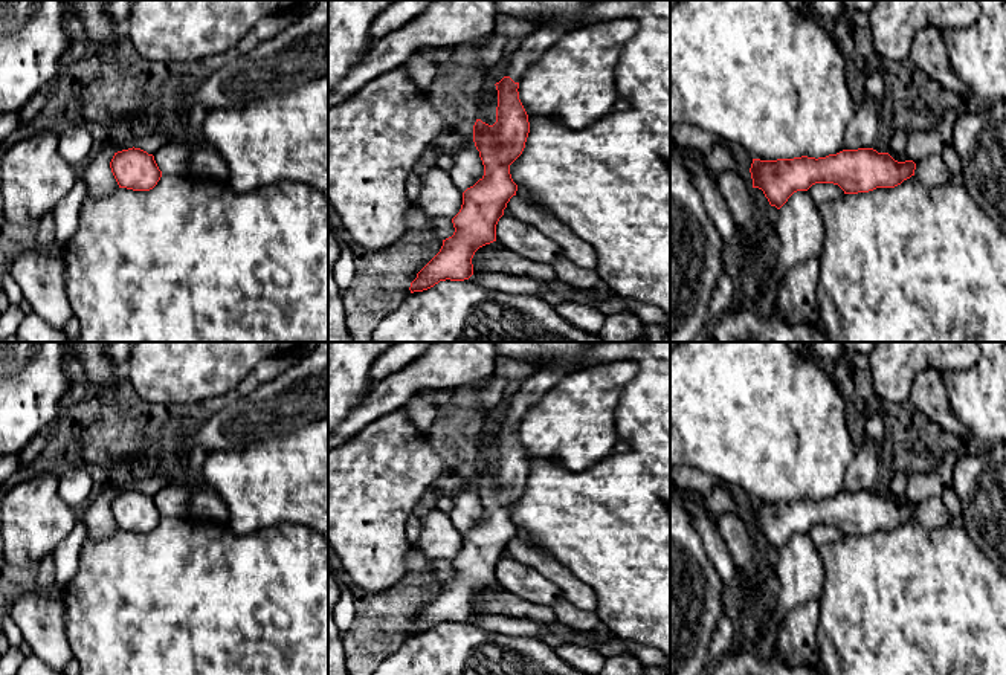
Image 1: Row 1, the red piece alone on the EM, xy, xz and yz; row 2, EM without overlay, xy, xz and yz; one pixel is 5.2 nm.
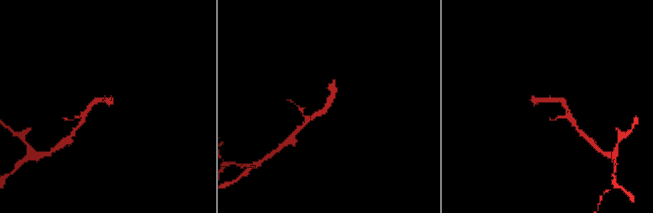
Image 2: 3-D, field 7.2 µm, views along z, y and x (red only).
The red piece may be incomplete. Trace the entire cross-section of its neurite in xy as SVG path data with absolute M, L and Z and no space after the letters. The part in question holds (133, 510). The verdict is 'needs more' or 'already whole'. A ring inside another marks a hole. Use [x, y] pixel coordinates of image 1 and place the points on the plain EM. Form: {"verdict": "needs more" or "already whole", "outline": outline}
{"verdict": "already whole", "outline": "M134 489L114 495L110 510L119 530L133 533L150 533L162 519L154 498Z"}

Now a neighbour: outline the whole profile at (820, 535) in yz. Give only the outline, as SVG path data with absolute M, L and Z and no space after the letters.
M815 525L808 531L808 535L817 548L838 542L844 538L844 533L833 525Z

